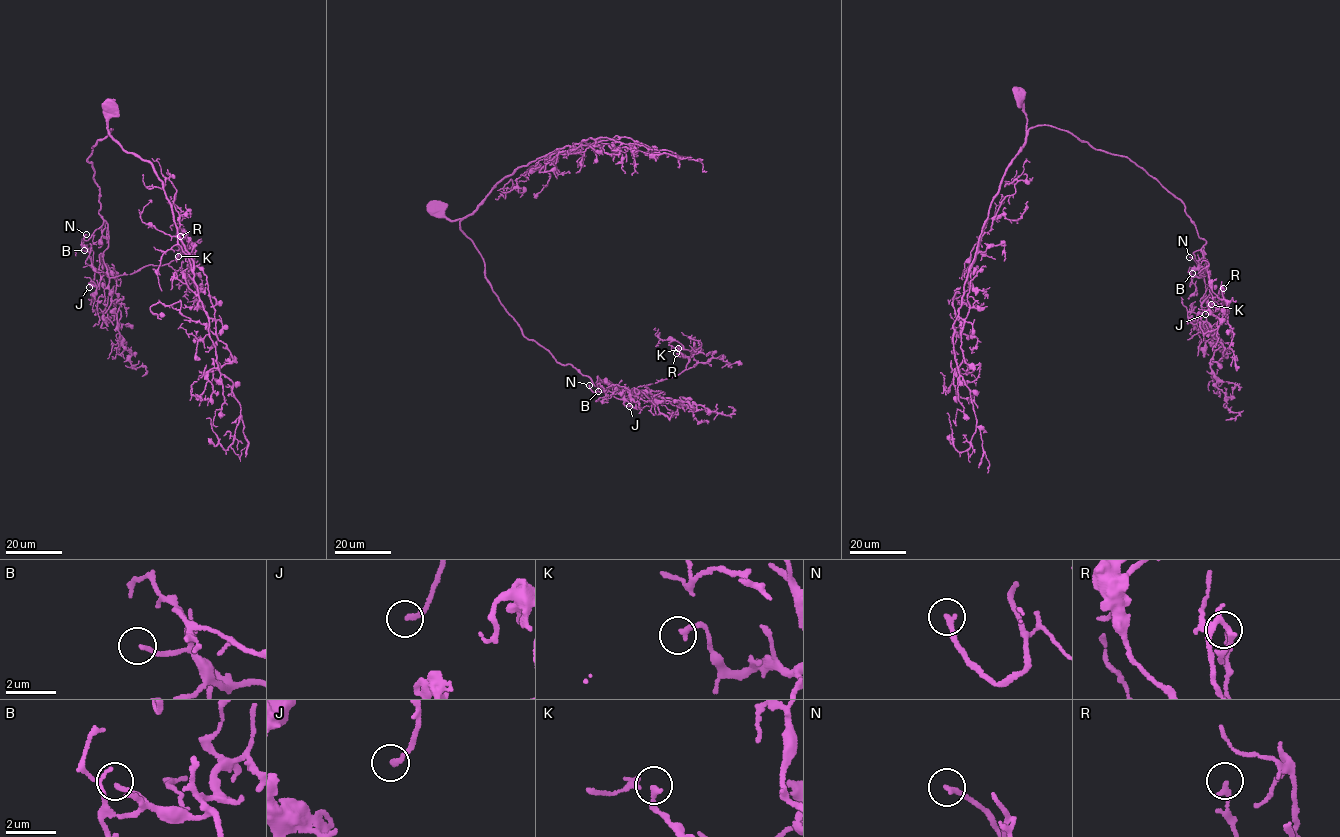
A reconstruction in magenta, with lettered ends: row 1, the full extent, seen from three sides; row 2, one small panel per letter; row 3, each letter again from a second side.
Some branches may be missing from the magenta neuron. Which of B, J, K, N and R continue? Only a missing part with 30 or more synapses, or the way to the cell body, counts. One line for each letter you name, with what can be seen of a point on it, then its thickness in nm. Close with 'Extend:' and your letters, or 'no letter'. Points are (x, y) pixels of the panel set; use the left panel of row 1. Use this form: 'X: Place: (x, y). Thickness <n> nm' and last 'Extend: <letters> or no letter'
B: Place: (84, 250). Thickness 150 nm
N: Place: (86, 234). Thickness 190 nm
Extend: B, N

